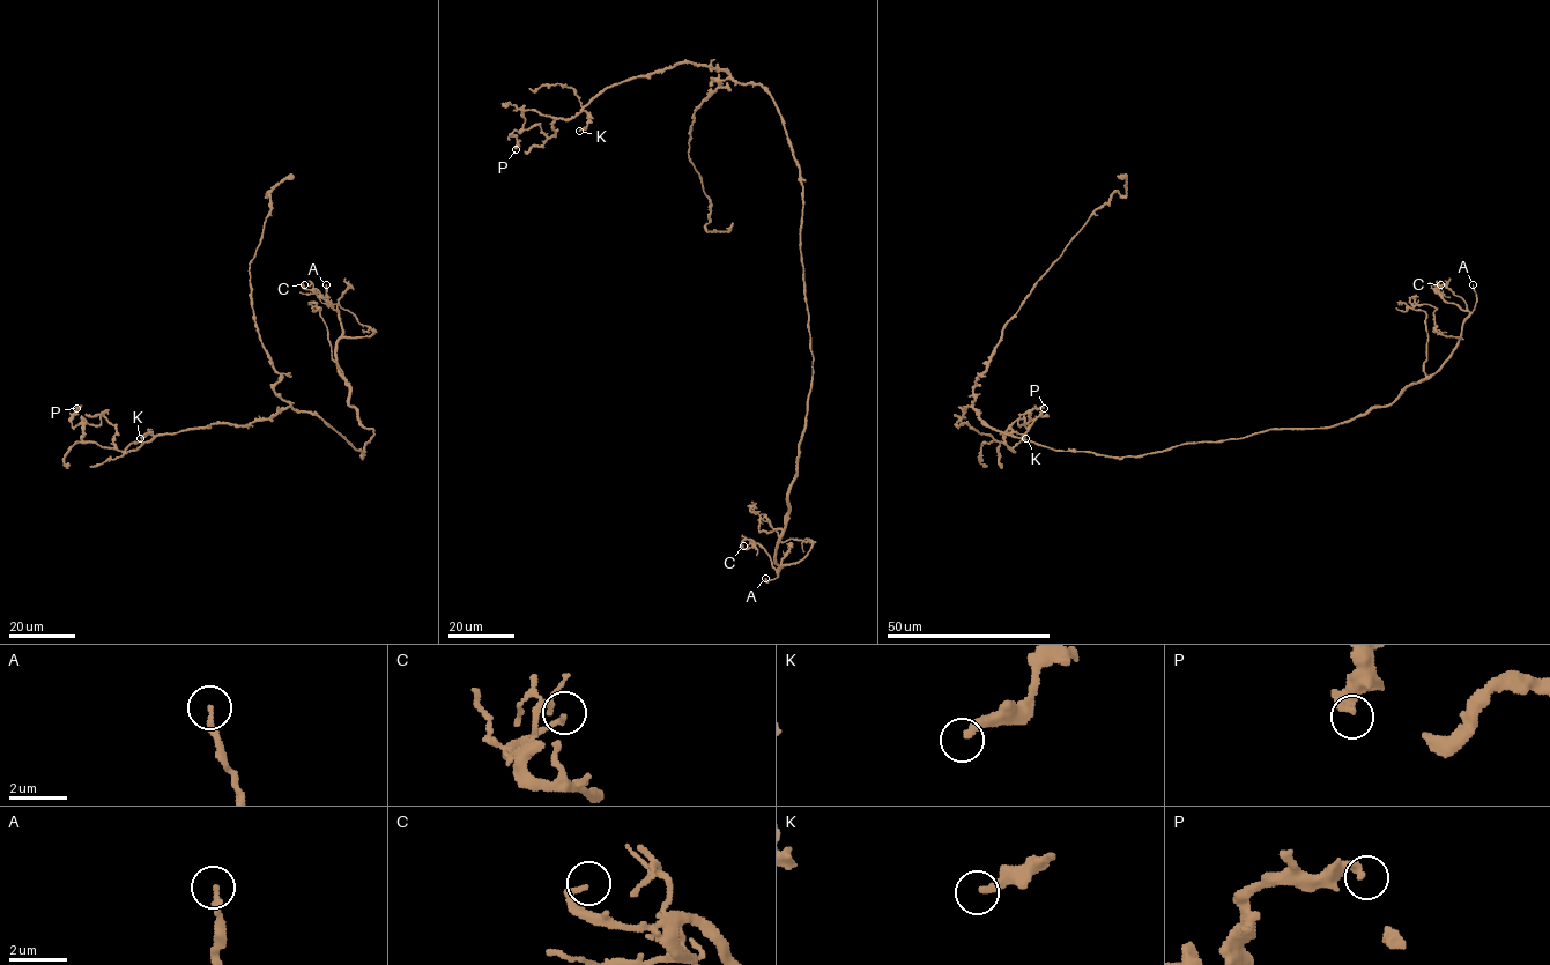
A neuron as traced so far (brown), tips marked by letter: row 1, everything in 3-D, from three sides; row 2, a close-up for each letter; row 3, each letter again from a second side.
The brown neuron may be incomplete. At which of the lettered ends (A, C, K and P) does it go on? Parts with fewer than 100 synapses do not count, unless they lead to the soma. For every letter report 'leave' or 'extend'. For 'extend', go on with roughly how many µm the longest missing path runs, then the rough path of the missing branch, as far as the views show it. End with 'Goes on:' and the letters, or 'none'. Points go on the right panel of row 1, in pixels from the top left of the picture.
A: extend | 35 µm | (1473, 284), (1461, 267), (1459, 250), (1419, 201)
C: leave
K: leave
P: leave
Goes on: A

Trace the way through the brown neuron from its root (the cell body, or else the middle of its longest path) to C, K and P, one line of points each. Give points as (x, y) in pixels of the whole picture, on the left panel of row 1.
C: (362, 458), (373, 430), (349, 405), (349, 388), (338, 368), (339, 312), (304, 284)
K: (362, 458), (363, 451), (320, 417), (290, 407), (246, 425), (210, 424), (145, 443), (148, 432), (140, 438)
P: (362, 458), (290, 407), (127, 452), (84, 442), (76, 408)

